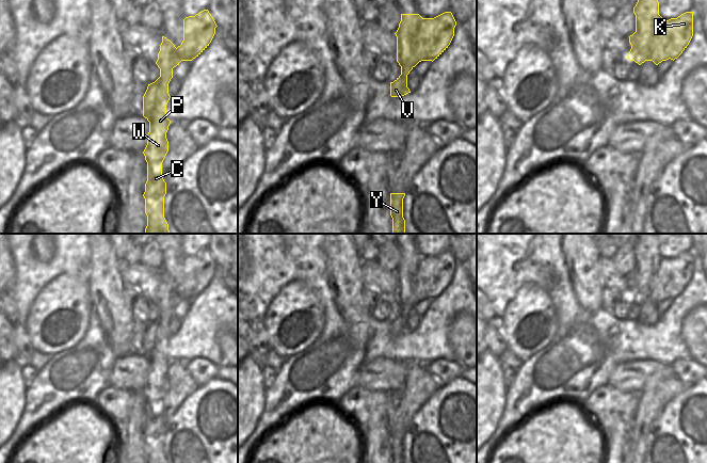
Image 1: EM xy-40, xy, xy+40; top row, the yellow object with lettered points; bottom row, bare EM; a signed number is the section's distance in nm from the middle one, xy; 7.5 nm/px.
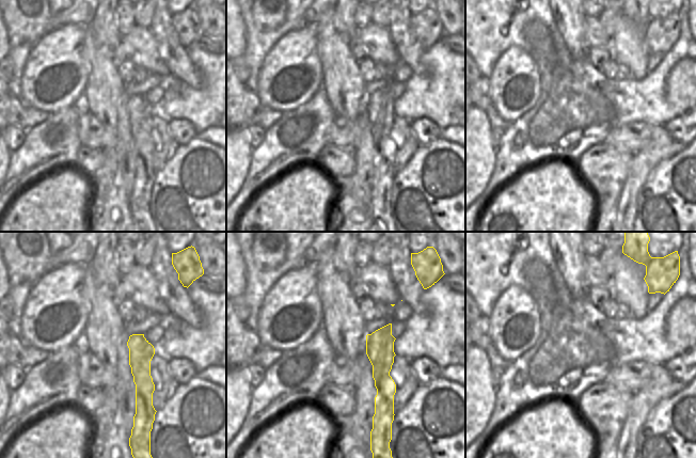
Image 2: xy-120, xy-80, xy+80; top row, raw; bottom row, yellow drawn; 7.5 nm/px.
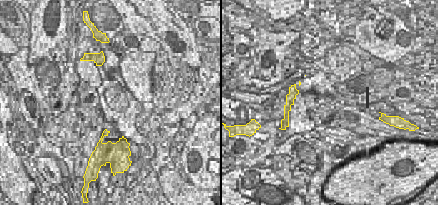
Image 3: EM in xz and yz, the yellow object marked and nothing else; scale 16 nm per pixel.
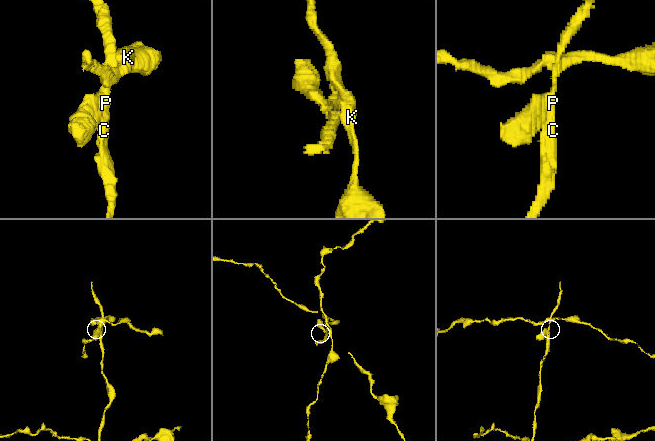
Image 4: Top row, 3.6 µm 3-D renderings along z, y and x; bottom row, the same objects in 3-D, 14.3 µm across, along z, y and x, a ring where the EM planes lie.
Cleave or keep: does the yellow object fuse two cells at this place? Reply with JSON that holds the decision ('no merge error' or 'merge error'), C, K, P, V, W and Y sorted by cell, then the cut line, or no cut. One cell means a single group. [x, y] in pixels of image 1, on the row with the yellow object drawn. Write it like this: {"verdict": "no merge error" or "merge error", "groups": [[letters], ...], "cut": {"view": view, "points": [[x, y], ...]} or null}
{"verdict": "merge error", "groups": [["C", "P", "V", "W", "Y"], ["K"]], "cut": {"view": "xy", "points": [[422, 18], [416, 36], [416, 57], [418, 62]]}}

